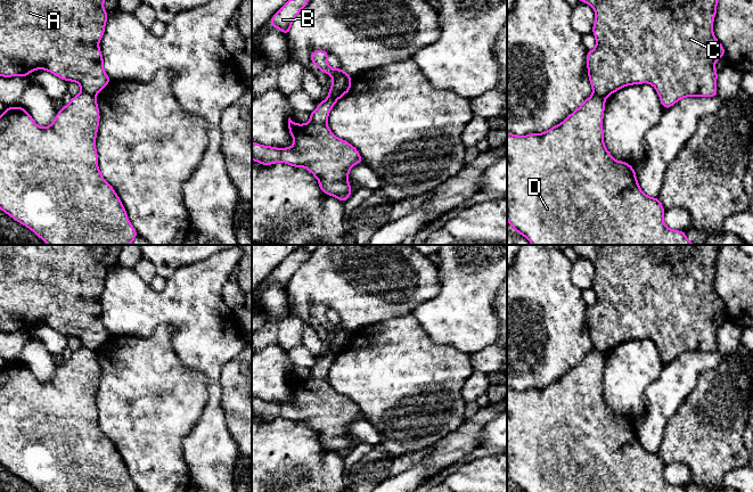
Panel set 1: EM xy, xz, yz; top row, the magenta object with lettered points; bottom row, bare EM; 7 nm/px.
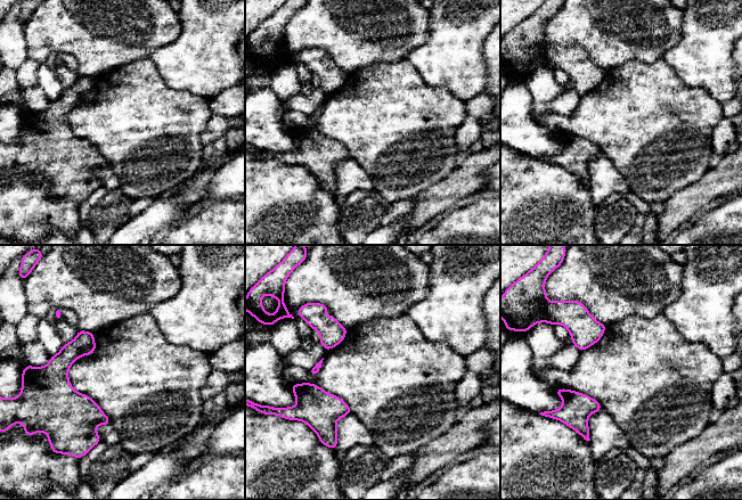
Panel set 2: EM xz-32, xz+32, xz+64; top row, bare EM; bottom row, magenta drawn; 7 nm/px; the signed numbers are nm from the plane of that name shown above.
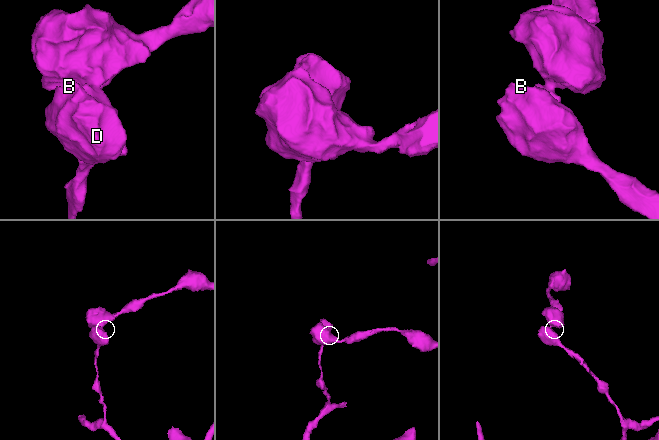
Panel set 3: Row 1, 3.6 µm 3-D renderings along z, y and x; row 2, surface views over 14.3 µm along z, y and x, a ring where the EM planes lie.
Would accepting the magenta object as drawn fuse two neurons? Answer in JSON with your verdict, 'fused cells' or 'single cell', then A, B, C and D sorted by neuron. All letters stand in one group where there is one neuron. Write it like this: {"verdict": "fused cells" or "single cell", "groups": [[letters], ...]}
{"verdict": "fused cells", "groups": [["A", "C"], ["B", "D"]]}

